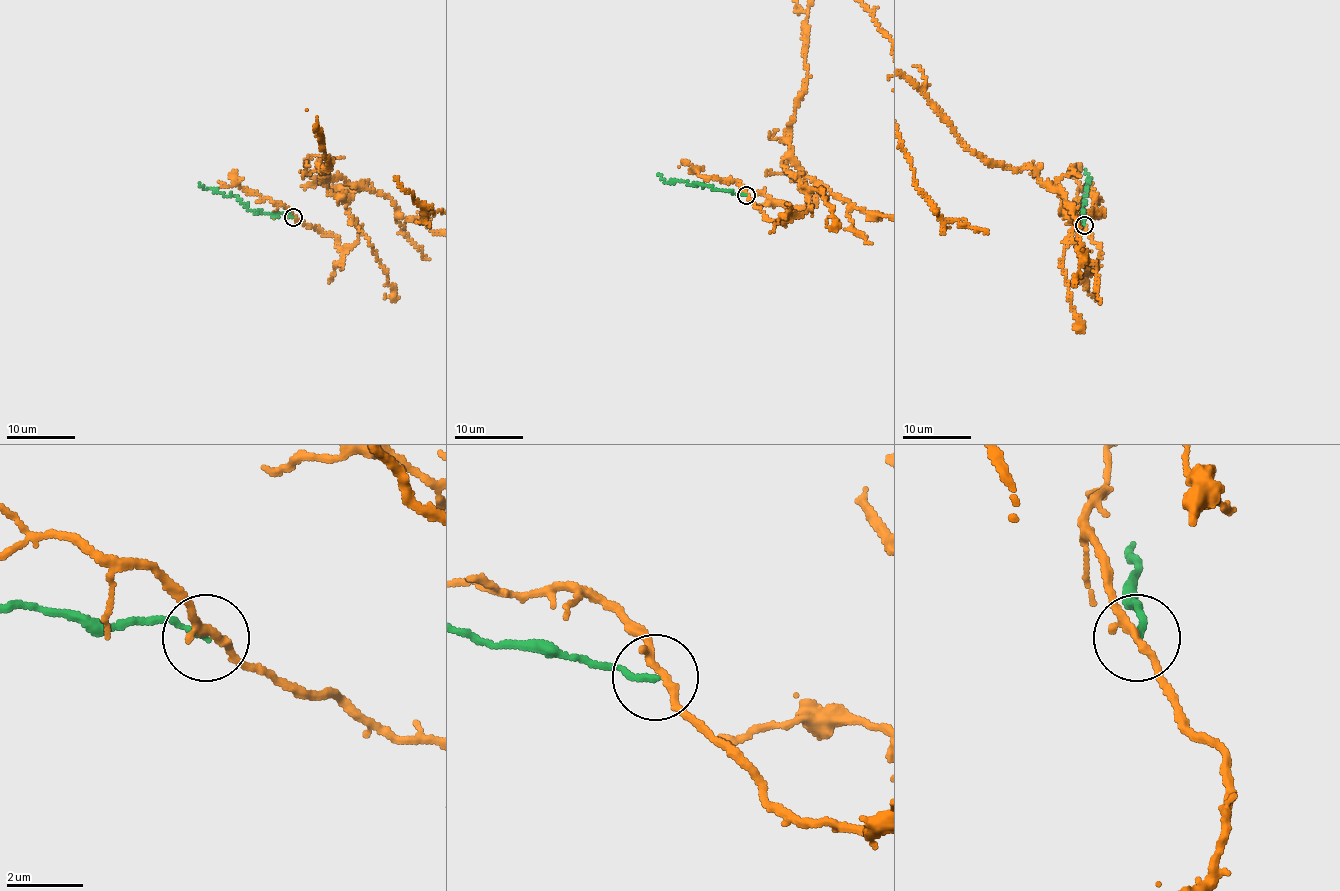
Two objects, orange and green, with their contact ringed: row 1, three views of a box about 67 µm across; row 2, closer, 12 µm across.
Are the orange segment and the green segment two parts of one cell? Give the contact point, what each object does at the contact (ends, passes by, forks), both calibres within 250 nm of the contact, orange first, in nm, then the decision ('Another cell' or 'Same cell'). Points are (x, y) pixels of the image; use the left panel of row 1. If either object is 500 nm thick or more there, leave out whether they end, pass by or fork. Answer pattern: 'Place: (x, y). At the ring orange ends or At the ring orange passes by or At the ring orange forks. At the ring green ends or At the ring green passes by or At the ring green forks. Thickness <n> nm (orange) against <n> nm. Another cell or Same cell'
Place: (293, 217). At the ring orange passes by. At the ring green ends. Thickness 200 nm (orange) against 140 nm. Another cell

